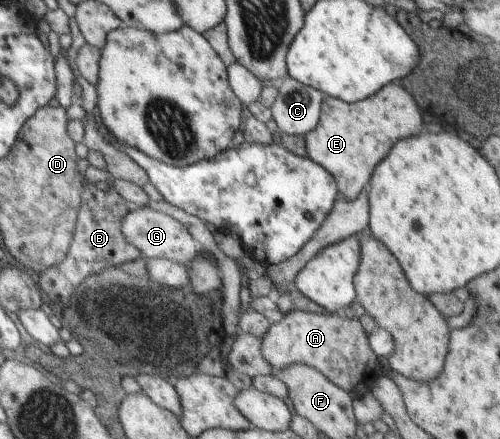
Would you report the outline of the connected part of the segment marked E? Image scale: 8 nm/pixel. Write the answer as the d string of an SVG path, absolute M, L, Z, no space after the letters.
M390 83L376 95L358 103L325 96L318 125L301 138L301 147L306 149L306 157L310 161L321 165L334 177L340 198L354 201L367 188L374 169L390 153L394 143L416 137L424 131L423 114L414 97L398 83Z

